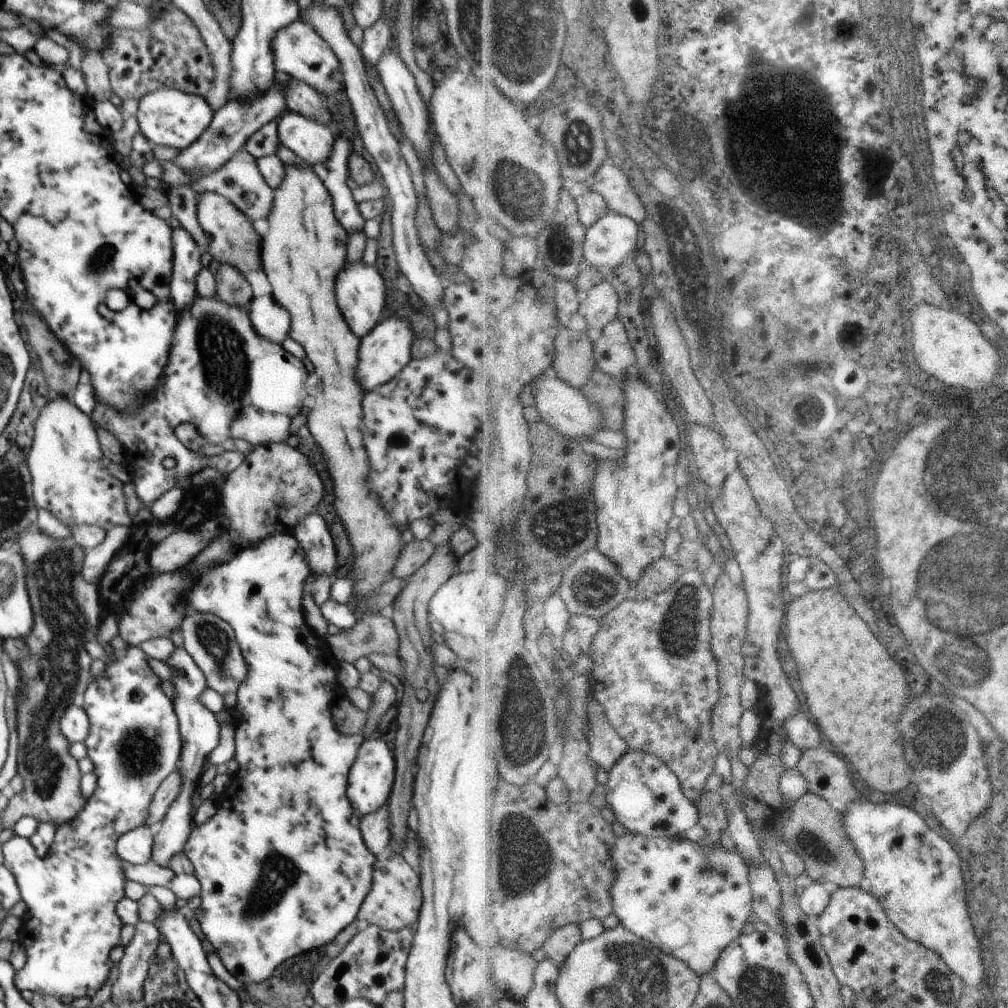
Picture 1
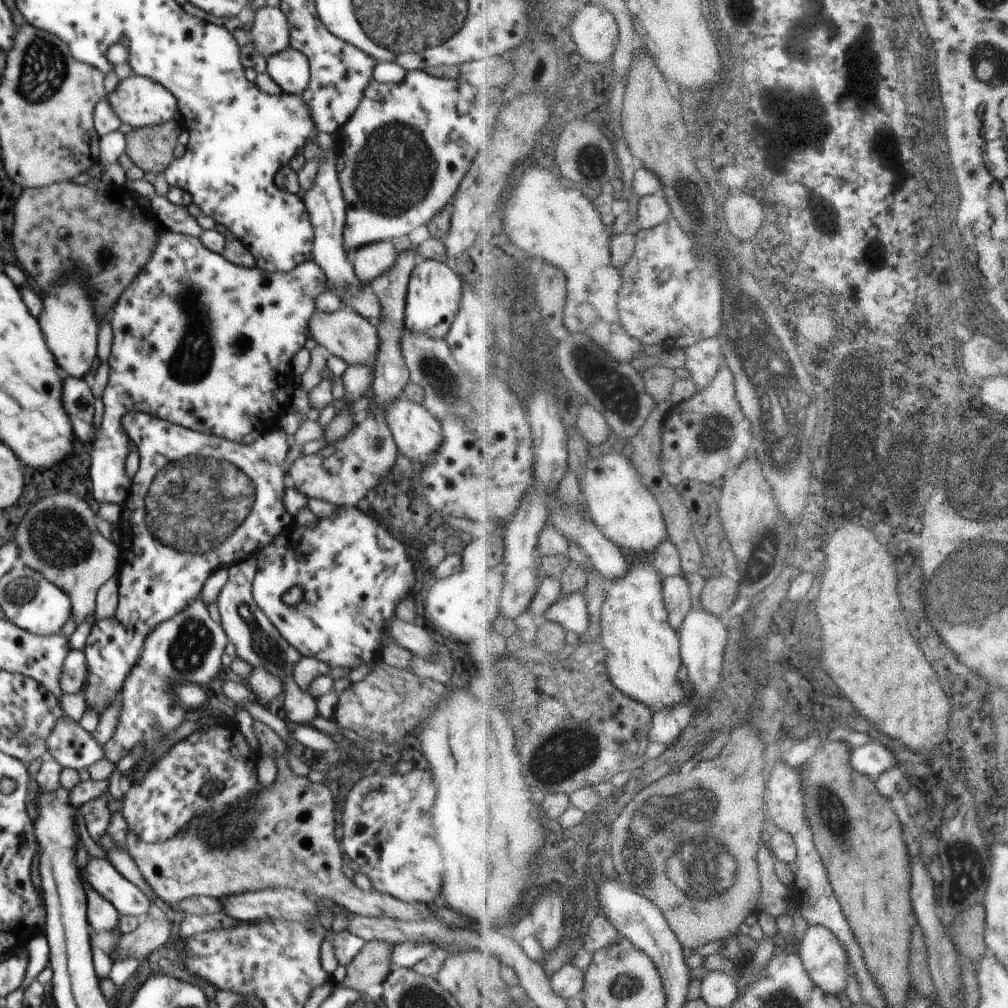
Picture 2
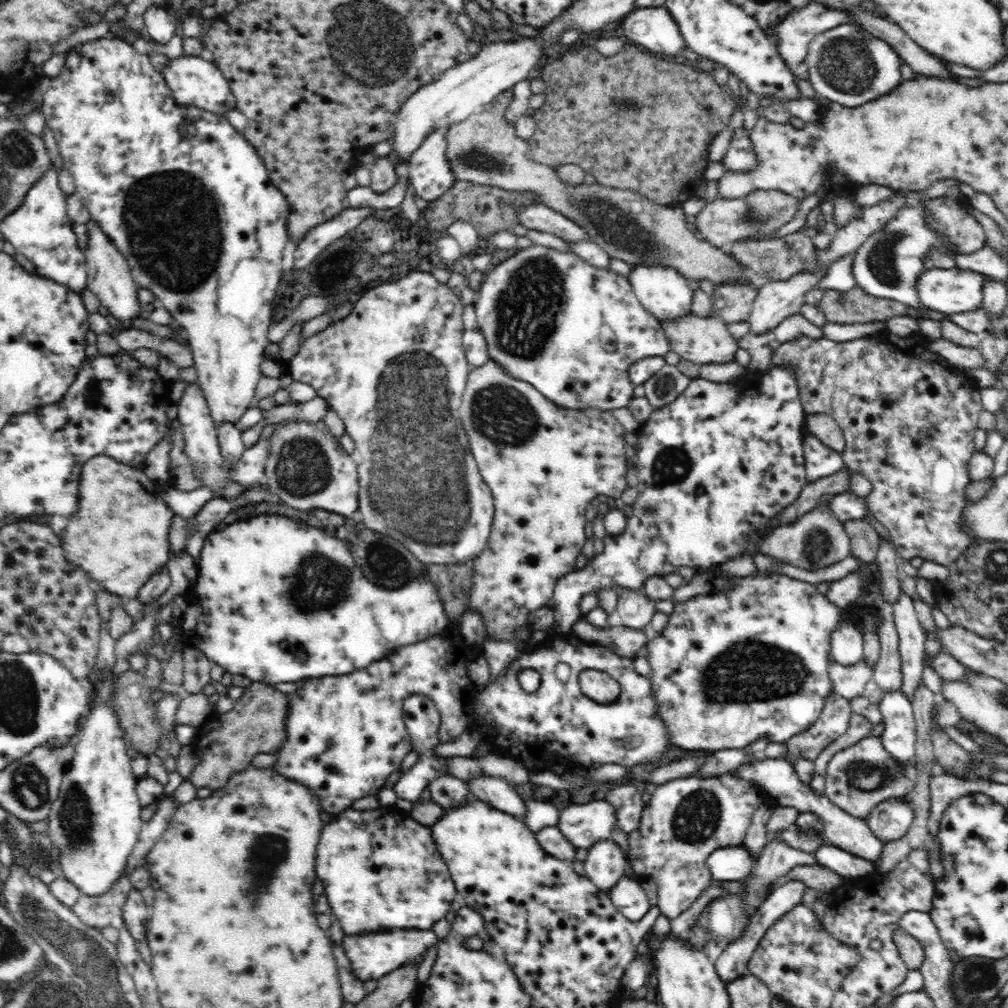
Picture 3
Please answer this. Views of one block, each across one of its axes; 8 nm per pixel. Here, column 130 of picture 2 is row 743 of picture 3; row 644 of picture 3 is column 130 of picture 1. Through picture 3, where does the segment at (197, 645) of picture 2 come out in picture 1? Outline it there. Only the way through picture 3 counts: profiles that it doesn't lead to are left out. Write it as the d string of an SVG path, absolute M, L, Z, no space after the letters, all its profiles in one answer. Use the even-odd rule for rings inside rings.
M140 646L127 648L126 655L122 658L117 658L113 663L106 664L103 673L100 673L86 687L84 694L84 703L82 708L88 715L90 723L90 732L84 744L87 748L87 756L93 762L93 772L97 776L97 787L94 794L85 802L83 809L71 823L62 823L55 830L54 842L49 846L49 850L43 856L39 856L35 850L35 846L27 839L15 835L11 840L5 842L3 846L4 865L6 865L15 876L16 882L19 886L21 900L24 900L27 906L27 917L36 918L36 924L40 924L40 928L30 935L30 938L24 940L24 948L26 953L26 964L14 975L15 987L22 993L23 991L32 991L33 993L40 993L43 995L52 995L58 999L61 996L72 996L72 998L82 998L88 996L92 998L109 979L110 972L115 966L110 957L110 950L114 946L121 945L121 930L124 926L123 922L117 915L117 902L125 897L125 872L121 864L121 858L116 854L116 841L124 833L141 827L145 824L147 815L149 814L149 806L160 783L170 776L174 771L178 770L178 762L181 755L181 734L179 733L179 720L174 710L173 700L168 698L161 689L162 681L150 669L148 665L148 656L141 649Z

